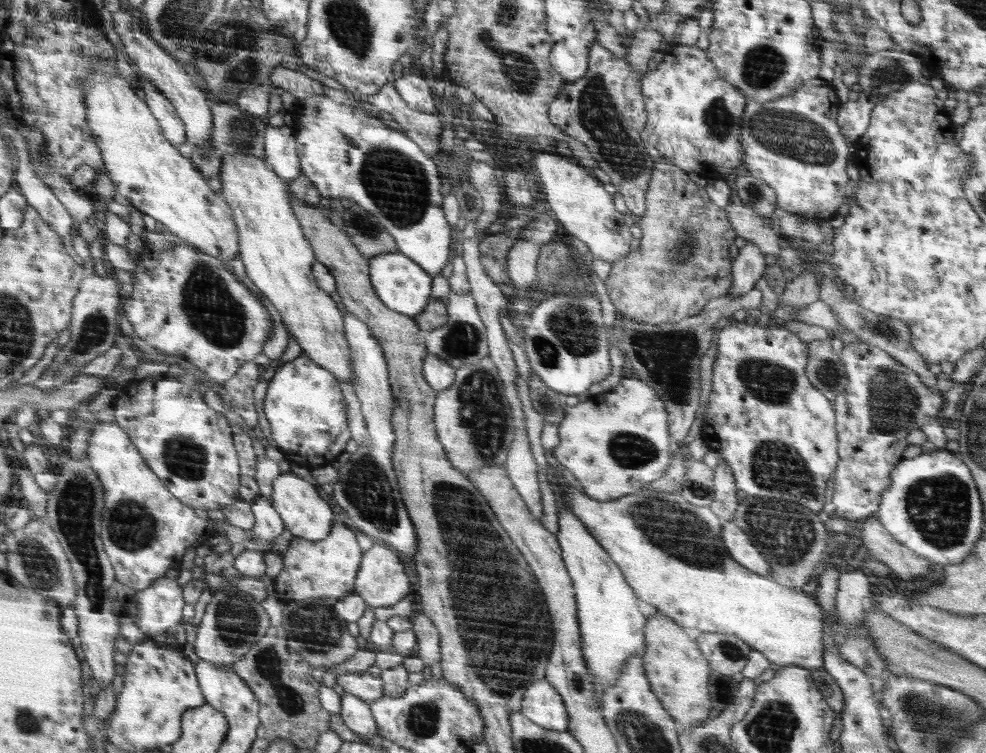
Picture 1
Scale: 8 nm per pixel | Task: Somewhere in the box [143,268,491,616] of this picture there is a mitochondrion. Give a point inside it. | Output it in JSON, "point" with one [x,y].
{"point":[366,488]}

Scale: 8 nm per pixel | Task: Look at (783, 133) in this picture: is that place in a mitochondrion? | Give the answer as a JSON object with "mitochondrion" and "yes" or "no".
{"mitochondrion":"yes"}

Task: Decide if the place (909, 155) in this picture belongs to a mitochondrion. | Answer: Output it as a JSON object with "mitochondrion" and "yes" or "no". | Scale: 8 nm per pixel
{"mitochondrion":"no"}

